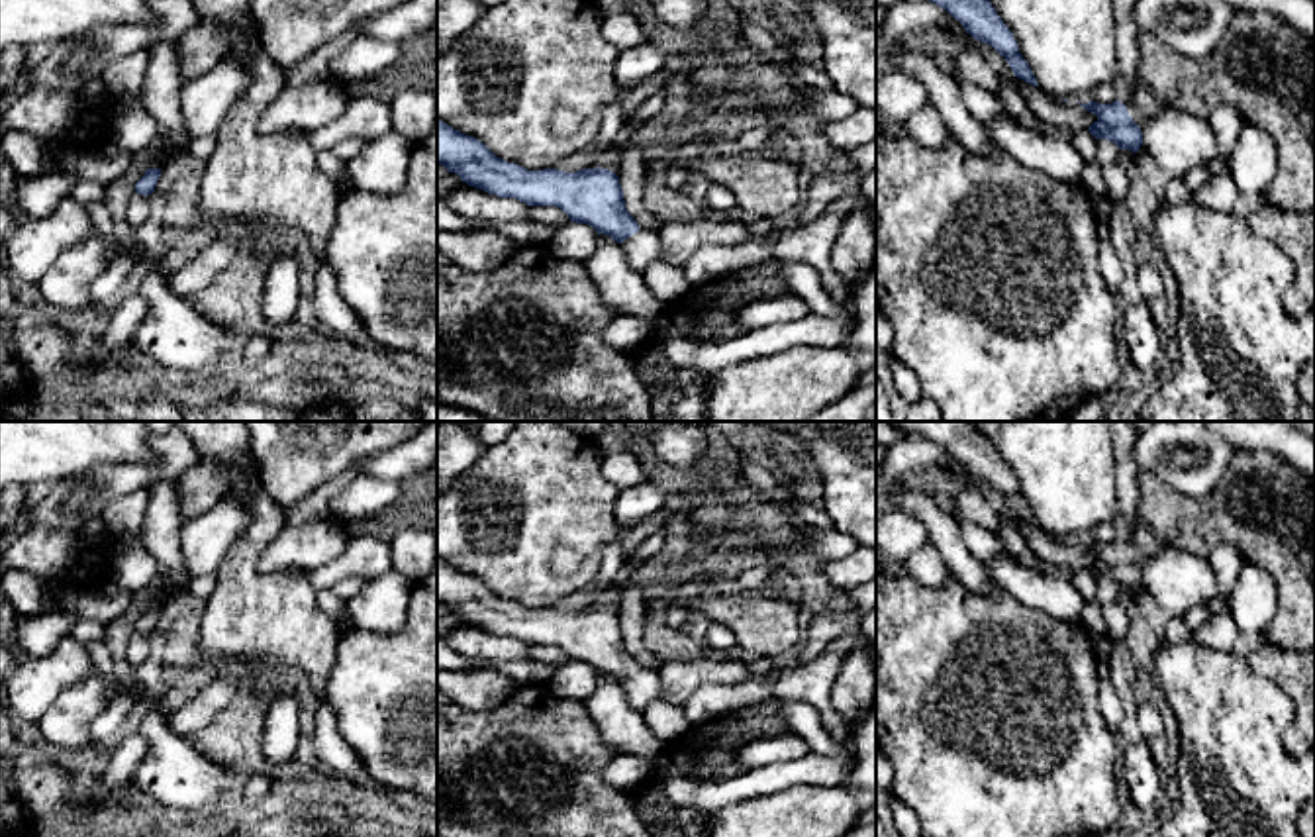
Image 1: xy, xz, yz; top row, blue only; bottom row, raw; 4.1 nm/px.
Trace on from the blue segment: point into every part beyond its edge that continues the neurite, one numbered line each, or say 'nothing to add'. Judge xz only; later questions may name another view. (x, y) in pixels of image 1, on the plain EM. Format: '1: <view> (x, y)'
1: xz (643, 687)

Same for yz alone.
1: yz (1145, 541)

